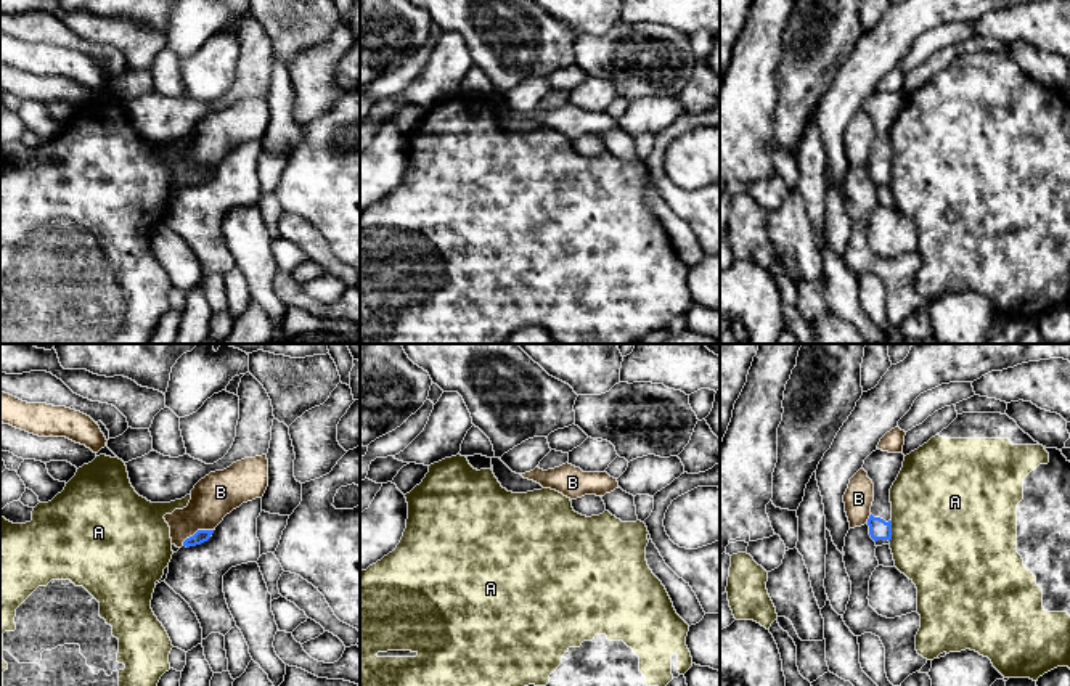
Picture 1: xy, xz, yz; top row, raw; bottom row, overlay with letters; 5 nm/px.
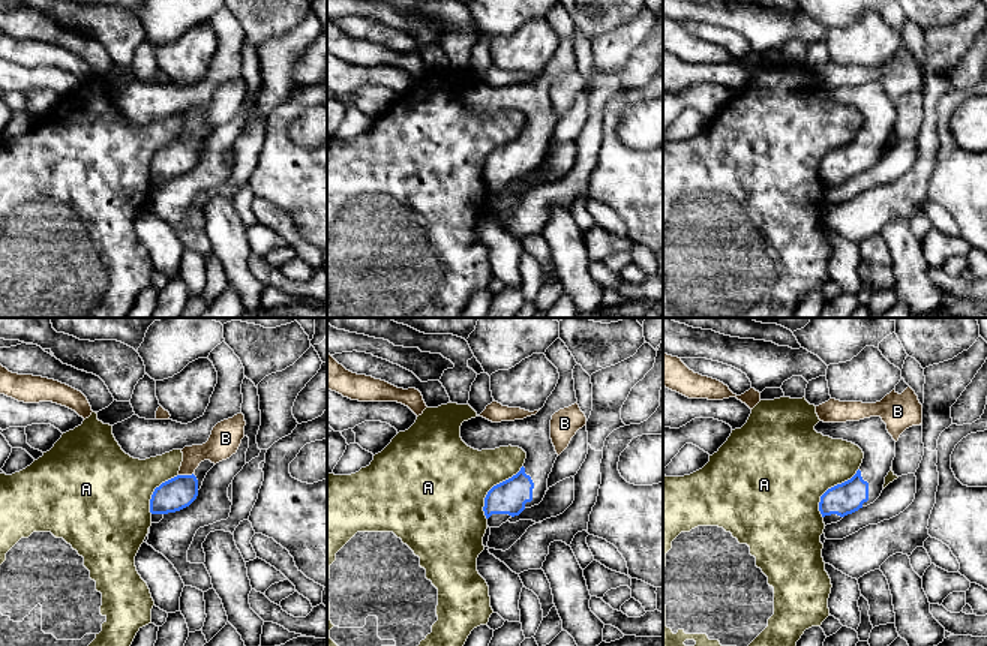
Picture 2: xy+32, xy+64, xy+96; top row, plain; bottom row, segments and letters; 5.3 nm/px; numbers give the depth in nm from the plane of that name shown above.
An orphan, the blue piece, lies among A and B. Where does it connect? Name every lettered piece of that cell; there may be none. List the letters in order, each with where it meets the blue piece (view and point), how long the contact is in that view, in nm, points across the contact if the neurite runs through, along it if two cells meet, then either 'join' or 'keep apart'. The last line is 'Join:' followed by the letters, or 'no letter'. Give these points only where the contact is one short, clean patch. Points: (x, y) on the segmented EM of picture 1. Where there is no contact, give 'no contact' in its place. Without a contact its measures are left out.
A: meets blue in yz at (890, 530); contact 110 nm long; keep apart
B: meets blue in xy at (198, 530); contact 180 nm long; border along xy (212, 529), (198, 529), (182, 545); keep apart
Join: no letter

